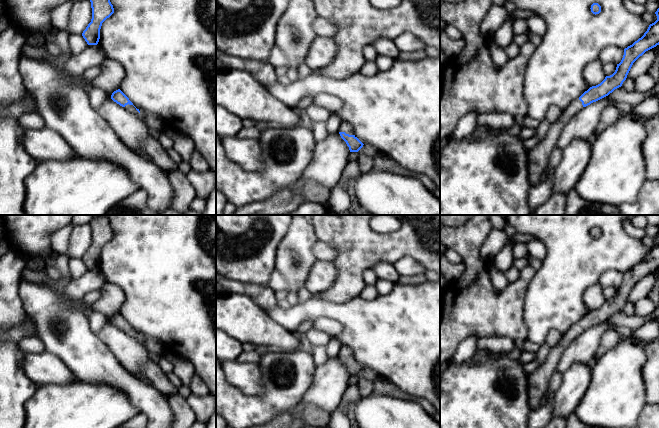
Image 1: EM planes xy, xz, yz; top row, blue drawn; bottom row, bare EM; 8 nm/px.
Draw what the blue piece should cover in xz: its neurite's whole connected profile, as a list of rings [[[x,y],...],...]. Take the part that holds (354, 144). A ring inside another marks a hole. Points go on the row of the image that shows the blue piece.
[[[341,122],[339,128],[339,134],[341,138],[346,142],[350,152],[358,152],[362,147],[363,143],[354,135],[352,126],[347,122]]]

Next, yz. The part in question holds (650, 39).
[[[659,8],[655,12],[657,16],[657,20],[650,24],[647,31],[644,35],[635,41],[632,45],[628,46],[624,49],[624,55],[619,64],[617,64],[615,72],[606,76],[605,79],[598,85],[590,87],[587,91],[585,91],[578,99],[574,100],[559,116],[559,119],[551,124],[548,128],[546,136],[540,140],[540,142],[532,149],[528,150],[527,153],[527,168],[528,168],[528,179],[531,185],[537,185],[541,182],[541,175],[545,171],[548,166],[549,159],[551,154],[556,147],[557,140],[565,127],[565,125],[569,122],[569,120],[584,107],[590,105],[593,102],[596,102],[610,93],[612,93],[615,89],[622,86],[623,82],[626,80],[627,75],[633,65],[633,63],[642,56],[646,51],[656,47],[659,45]]]

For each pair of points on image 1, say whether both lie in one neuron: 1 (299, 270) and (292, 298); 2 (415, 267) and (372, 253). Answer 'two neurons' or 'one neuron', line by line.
1: two neurons
2: two neurons

